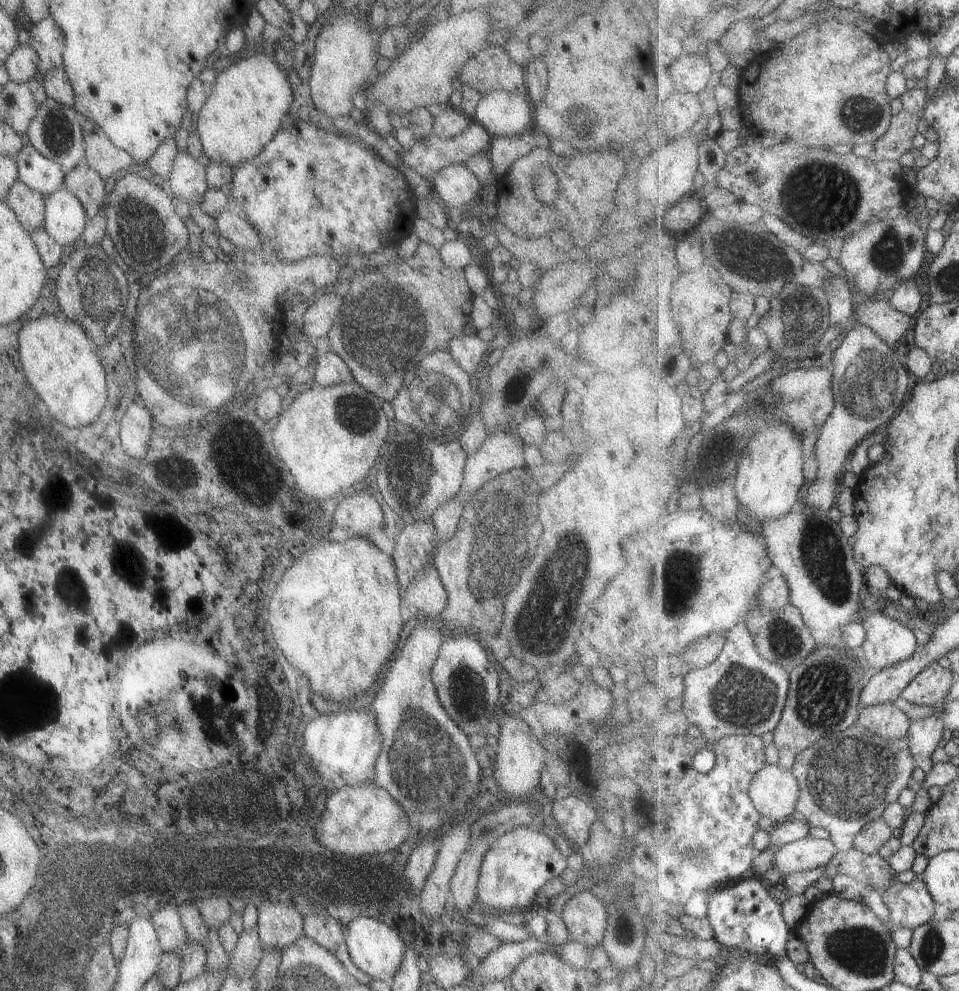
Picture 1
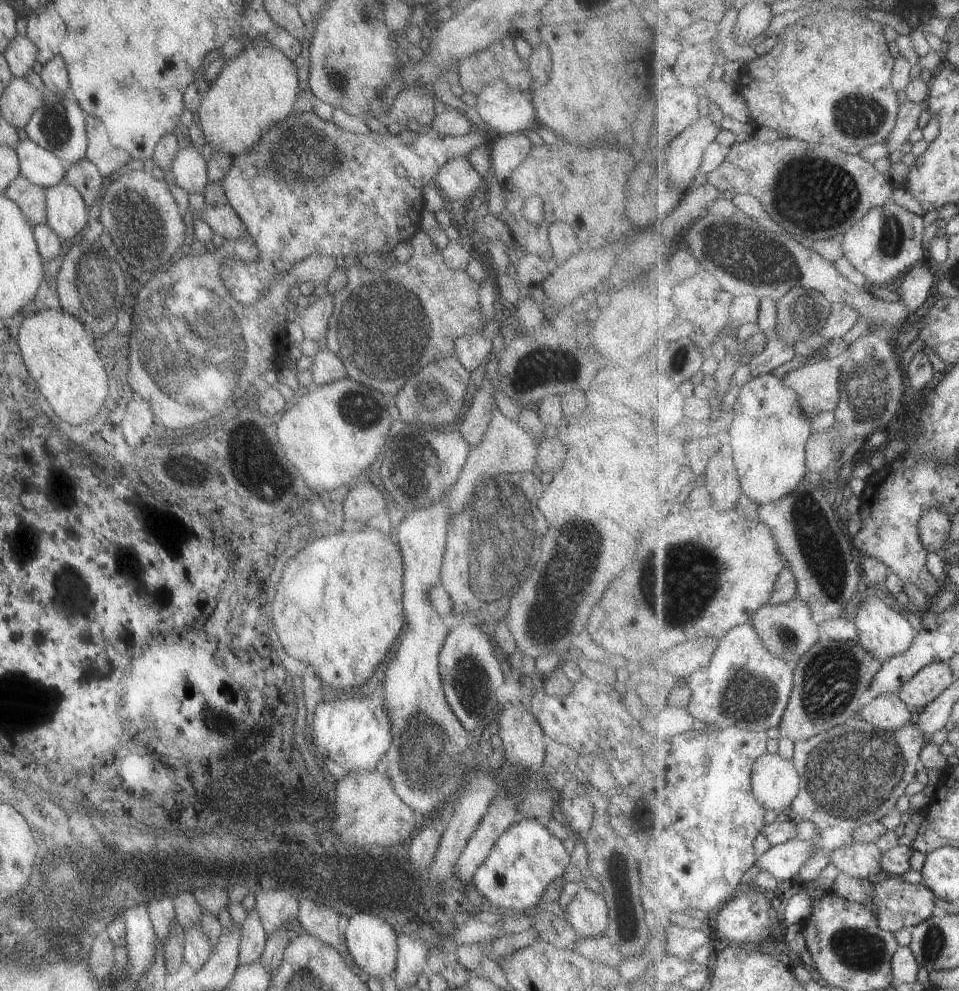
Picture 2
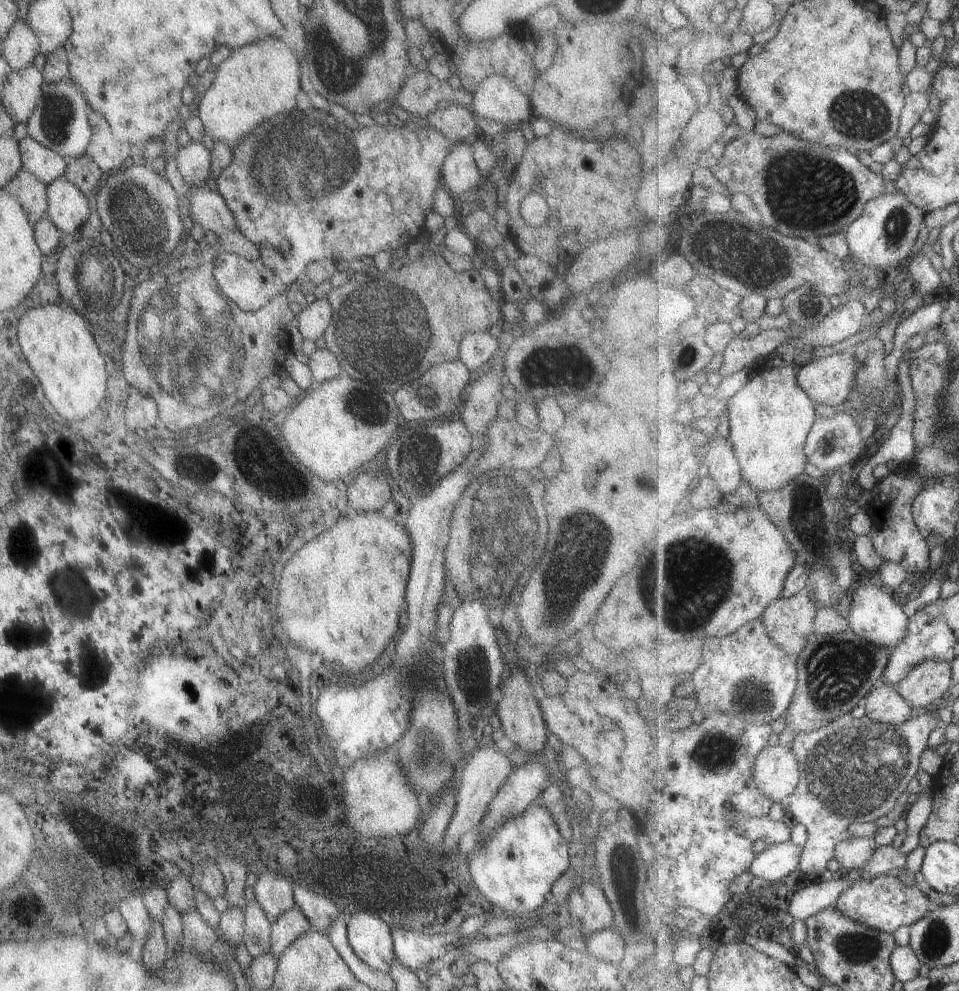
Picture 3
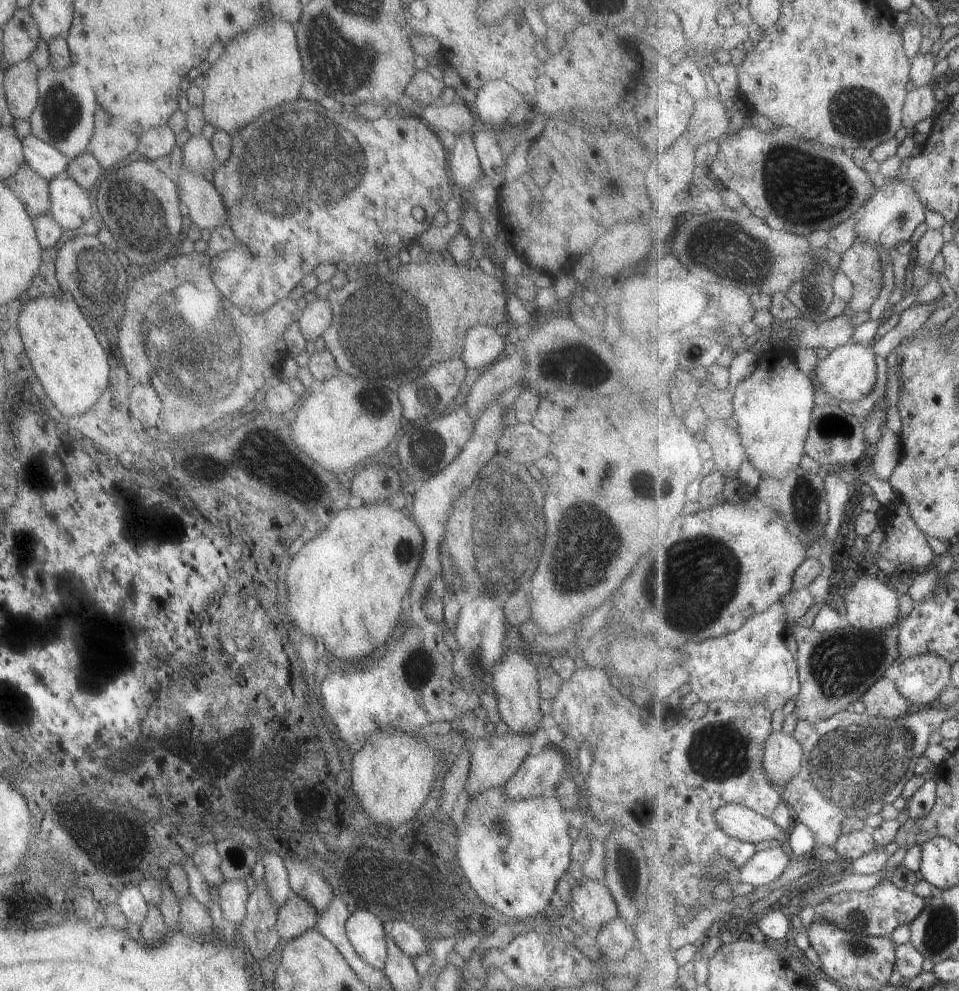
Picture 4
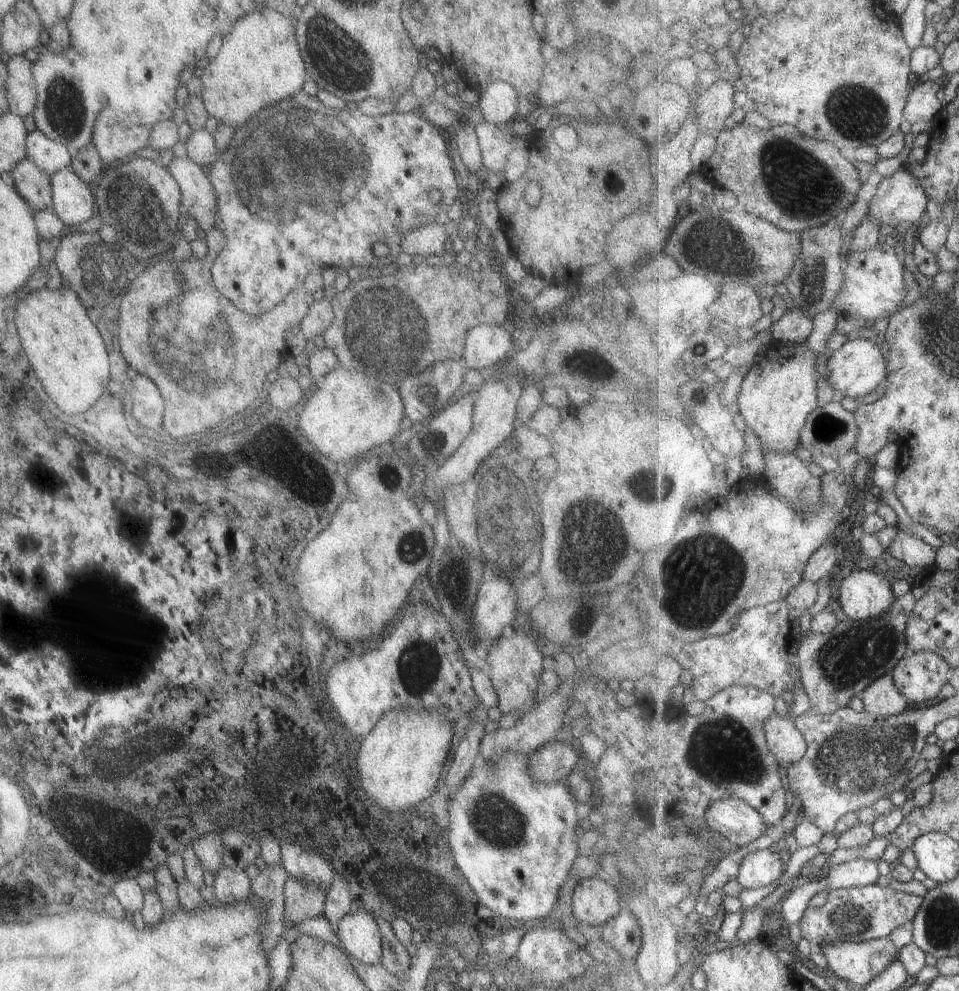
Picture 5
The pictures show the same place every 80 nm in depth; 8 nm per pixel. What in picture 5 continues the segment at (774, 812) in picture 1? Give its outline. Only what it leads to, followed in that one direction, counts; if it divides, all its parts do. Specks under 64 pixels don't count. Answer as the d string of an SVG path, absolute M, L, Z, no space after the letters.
M774 713L765 723L765 728L769 750L780 765L787 768L805 758L808 744L795 721L789 720L787 715L780 718Z

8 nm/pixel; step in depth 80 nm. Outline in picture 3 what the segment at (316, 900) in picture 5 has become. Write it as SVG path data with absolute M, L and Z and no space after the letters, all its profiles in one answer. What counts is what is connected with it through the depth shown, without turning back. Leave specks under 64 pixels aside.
M293 904L291 908L281 912L275 922L271 923L269 932L269 954L279 957L285 948L301 934L309 931L307 918L299 912L299 908Z

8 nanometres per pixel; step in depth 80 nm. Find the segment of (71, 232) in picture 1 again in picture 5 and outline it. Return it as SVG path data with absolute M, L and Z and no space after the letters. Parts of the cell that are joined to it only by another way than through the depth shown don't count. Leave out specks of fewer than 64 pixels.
M67 165L50 176L50 207L65 227L86 221L94 208L89 187Z

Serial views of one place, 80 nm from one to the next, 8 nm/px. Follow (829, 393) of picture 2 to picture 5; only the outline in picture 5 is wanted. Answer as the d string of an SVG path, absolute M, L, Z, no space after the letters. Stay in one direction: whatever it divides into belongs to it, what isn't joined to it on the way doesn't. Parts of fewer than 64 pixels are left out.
M869 339L848 340L839 350L831 354L826 364L828 383L836 395L851 398L863 398L873 392L877 386L884 384L888 376L888 364L885 356L879 350L879 344Z

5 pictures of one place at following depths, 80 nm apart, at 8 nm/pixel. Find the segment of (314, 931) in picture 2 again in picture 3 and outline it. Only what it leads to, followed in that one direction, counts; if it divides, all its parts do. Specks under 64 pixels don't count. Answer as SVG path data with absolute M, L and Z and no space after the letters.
M291 884L292 896L295 906L299 908L299 912L307 918L309 922L309 930L319 932L325 935L331 920L340 914L335 904L303 886Z

